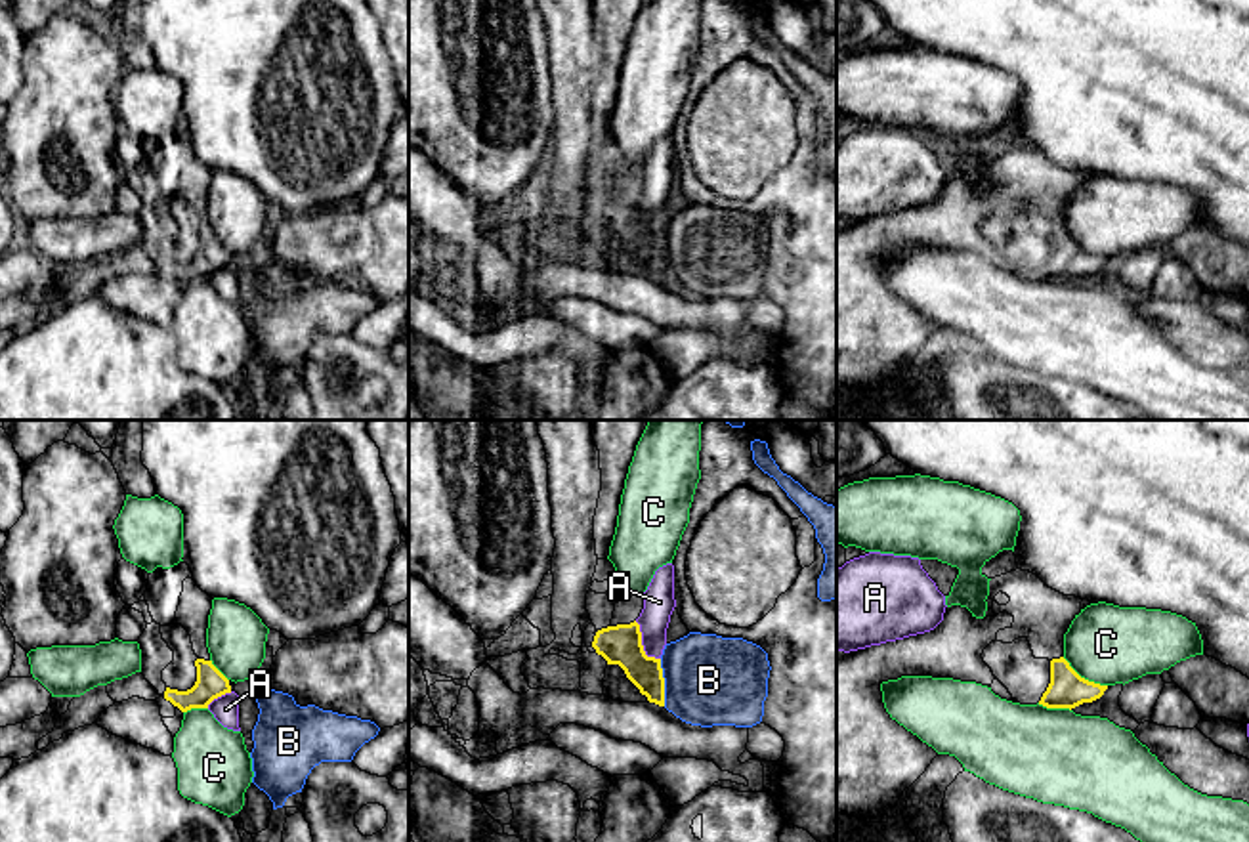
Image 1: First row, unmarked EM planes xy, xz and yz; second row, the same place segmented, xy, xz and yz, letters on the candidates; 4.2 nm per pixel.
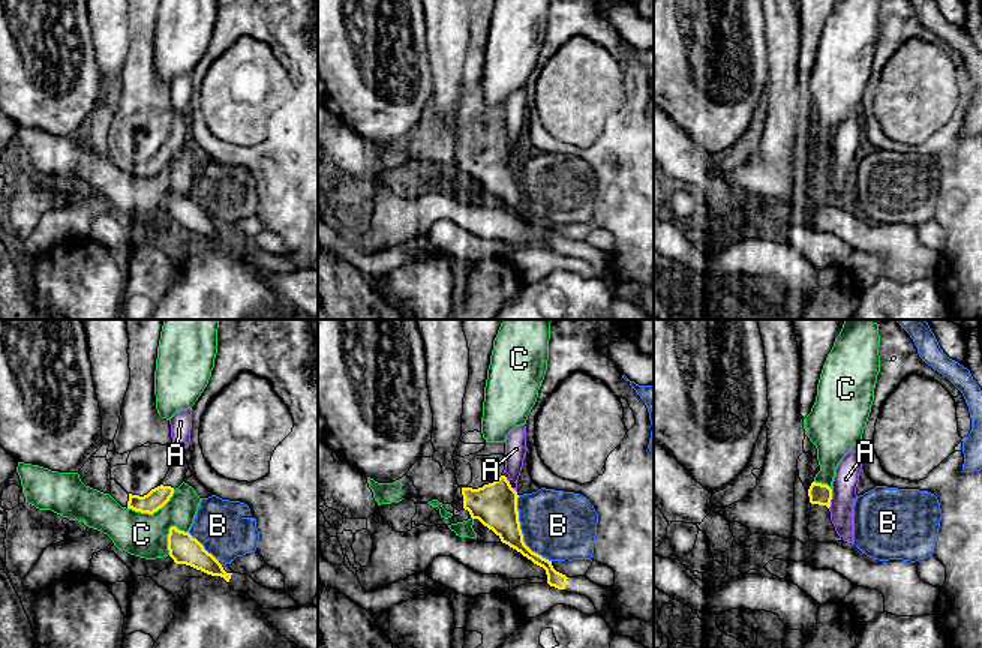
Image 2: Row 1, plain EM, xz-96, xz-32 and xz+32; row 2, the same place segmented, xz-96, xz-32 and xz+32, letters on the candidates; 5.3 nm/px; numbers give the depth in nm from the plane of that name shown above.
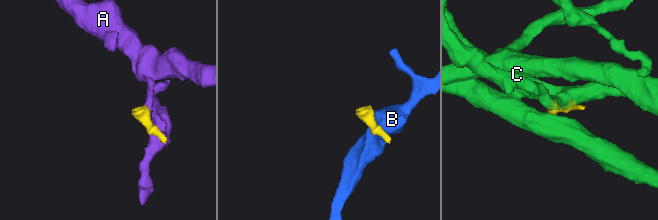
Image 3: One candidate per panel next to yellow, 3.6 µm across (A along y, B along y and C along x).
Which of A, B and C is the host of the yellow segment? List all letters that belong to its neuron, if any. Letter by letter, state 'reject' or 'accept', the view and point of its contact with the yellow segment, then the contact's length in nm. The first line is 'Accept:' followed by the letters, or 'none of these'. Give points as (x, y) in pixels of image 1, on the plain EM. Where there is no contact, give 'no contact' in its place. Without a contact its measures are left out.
Accept: none of these
A: reject; meets yellow in xz at (640, 216); contact 200 nm long
B: reject; meets yellow in xz at (663, 254); contact 200 nm long
C: reject; meets yellow in yz at (1083, 251); contact 220 nm long

